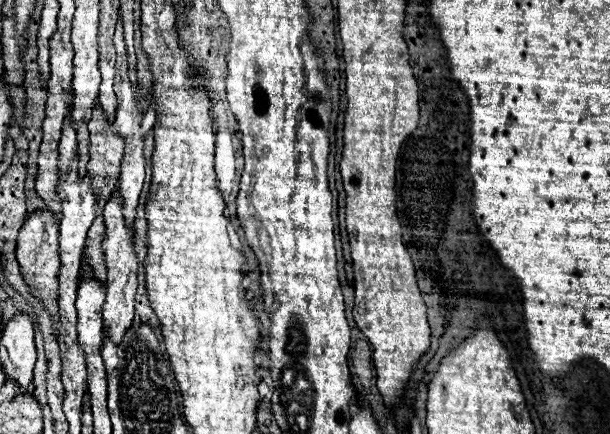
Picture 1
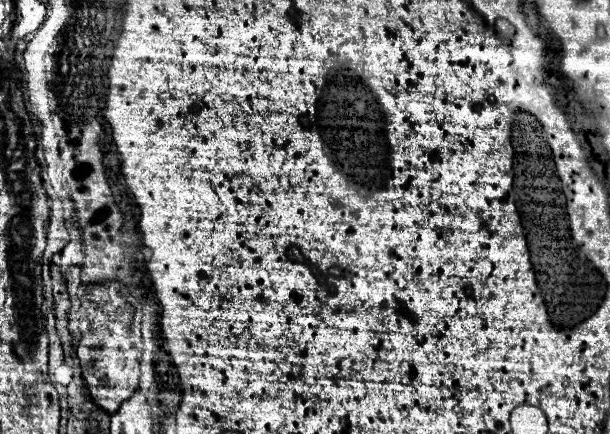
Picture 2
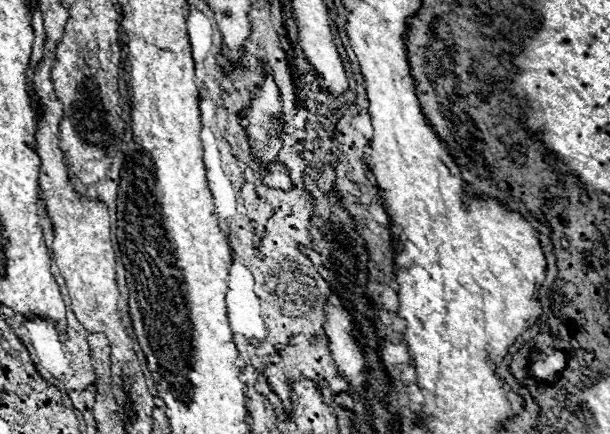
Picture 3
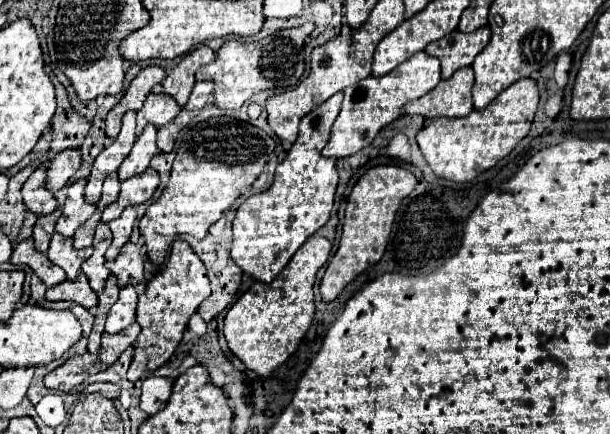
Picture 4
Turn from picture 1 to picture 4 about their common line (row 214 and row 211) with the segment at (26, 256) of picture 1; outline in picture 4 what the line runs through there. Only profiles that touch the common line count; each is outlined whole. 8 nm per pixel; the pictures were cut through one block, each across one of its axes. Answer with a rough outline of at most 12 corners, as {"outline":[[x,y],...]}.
{"outline":[[40,166],[22,186],[24,206],[36,216],[58,208],[44,188]]}

